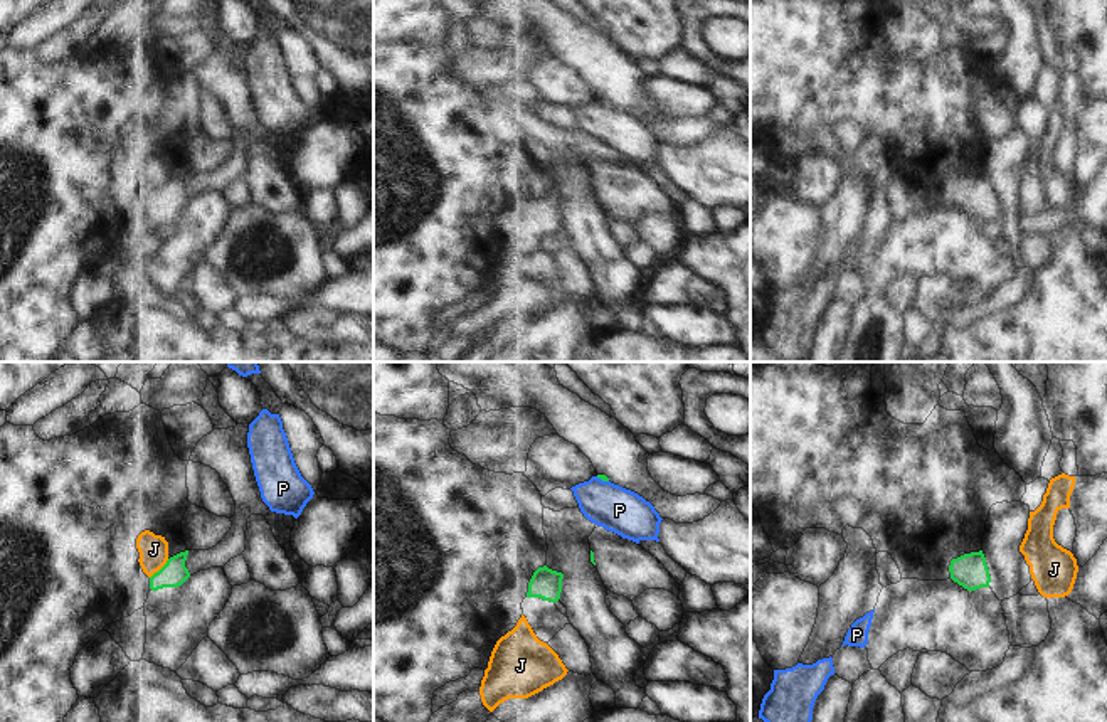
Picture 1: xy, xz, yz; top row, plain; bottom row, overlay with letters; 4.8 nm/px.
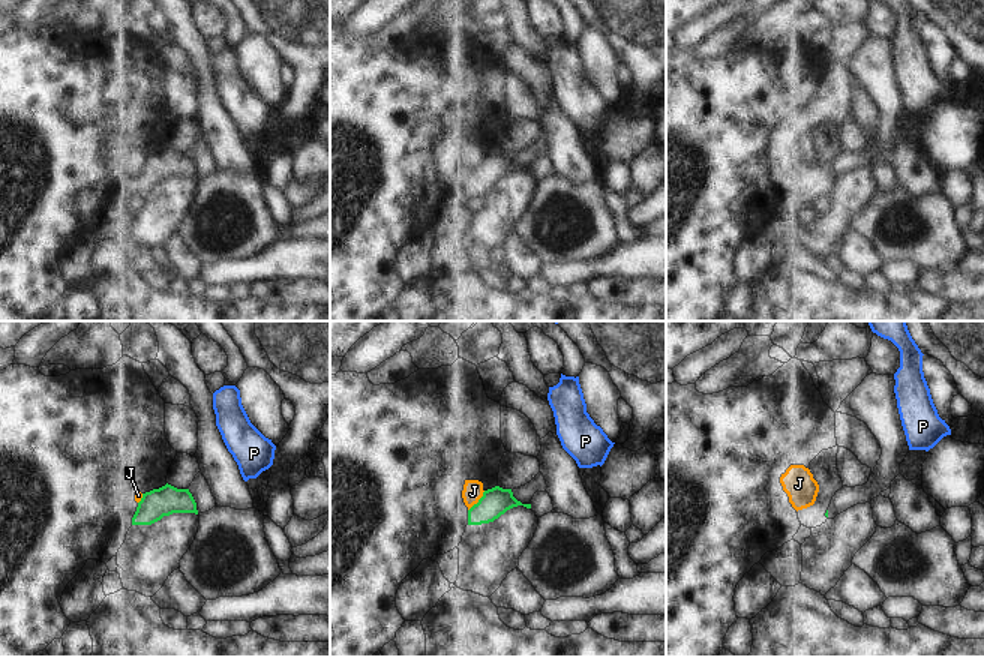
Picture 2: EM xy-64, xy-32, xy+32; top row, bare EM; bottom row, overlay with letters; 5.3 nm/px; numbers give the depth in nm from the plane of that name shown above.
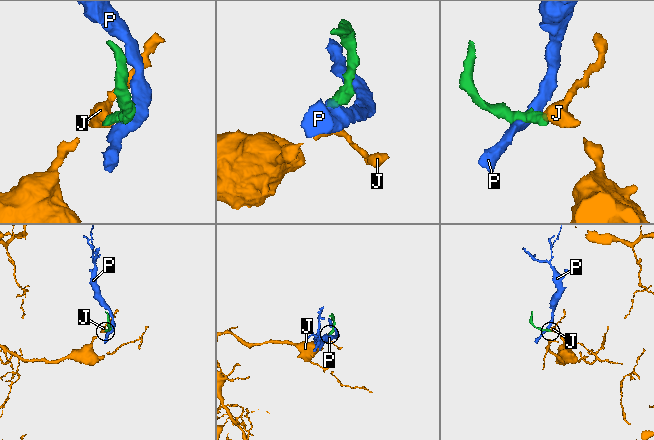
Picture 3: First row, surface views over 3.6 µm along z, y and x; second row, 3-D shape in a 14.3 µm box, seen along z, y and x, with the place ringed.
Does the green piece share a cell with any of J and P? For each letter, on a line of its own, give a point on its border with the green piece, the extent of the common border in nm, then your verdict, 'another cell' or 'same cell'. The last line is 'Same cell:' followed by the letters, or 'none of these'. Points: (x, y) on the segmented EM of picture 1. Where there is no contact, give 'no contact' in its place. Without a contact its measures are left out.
J: contact xy (160, 569); length 130 nm; another cell
P: contact xz (603, 480); length 70 nm; another cell
Same cell: none of these

